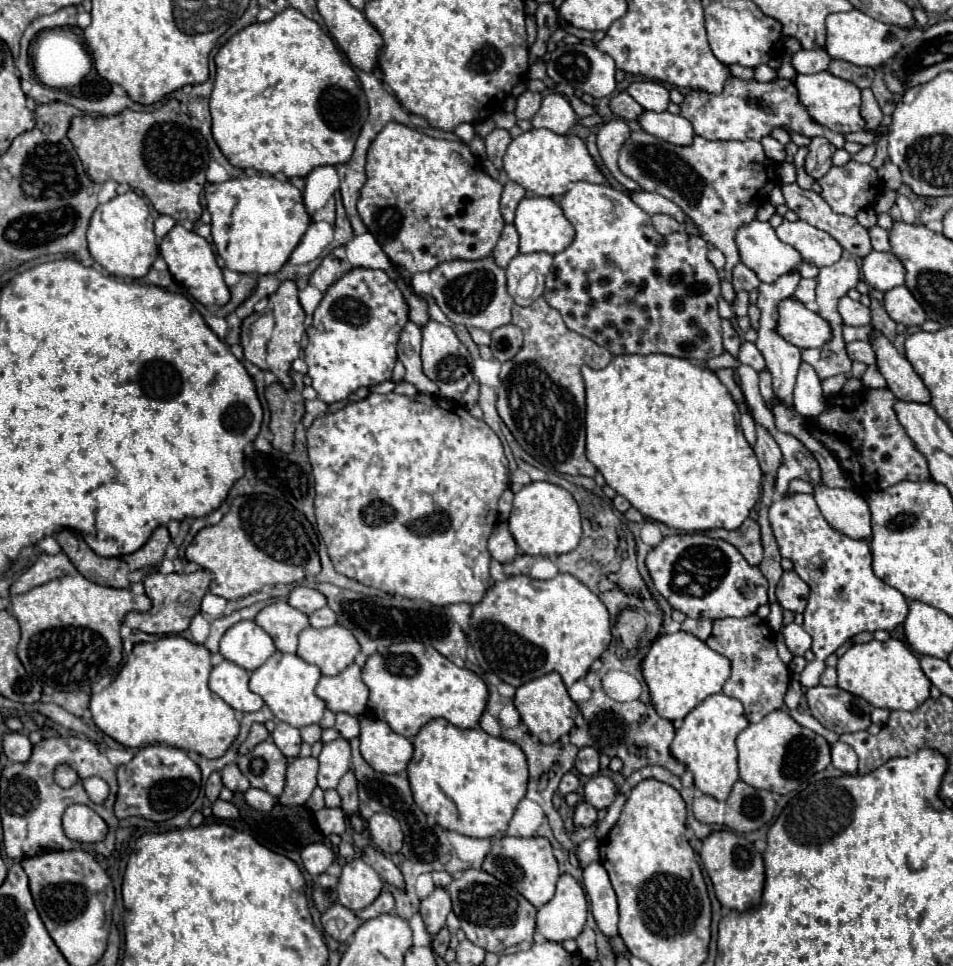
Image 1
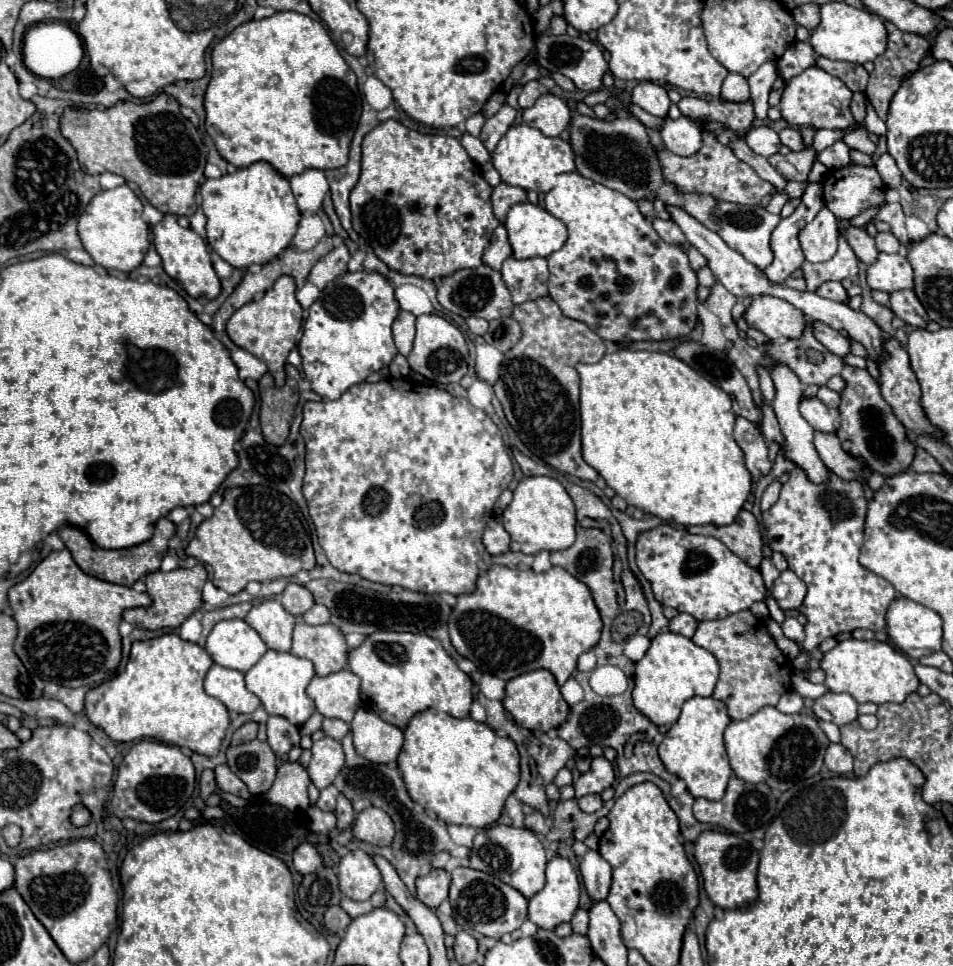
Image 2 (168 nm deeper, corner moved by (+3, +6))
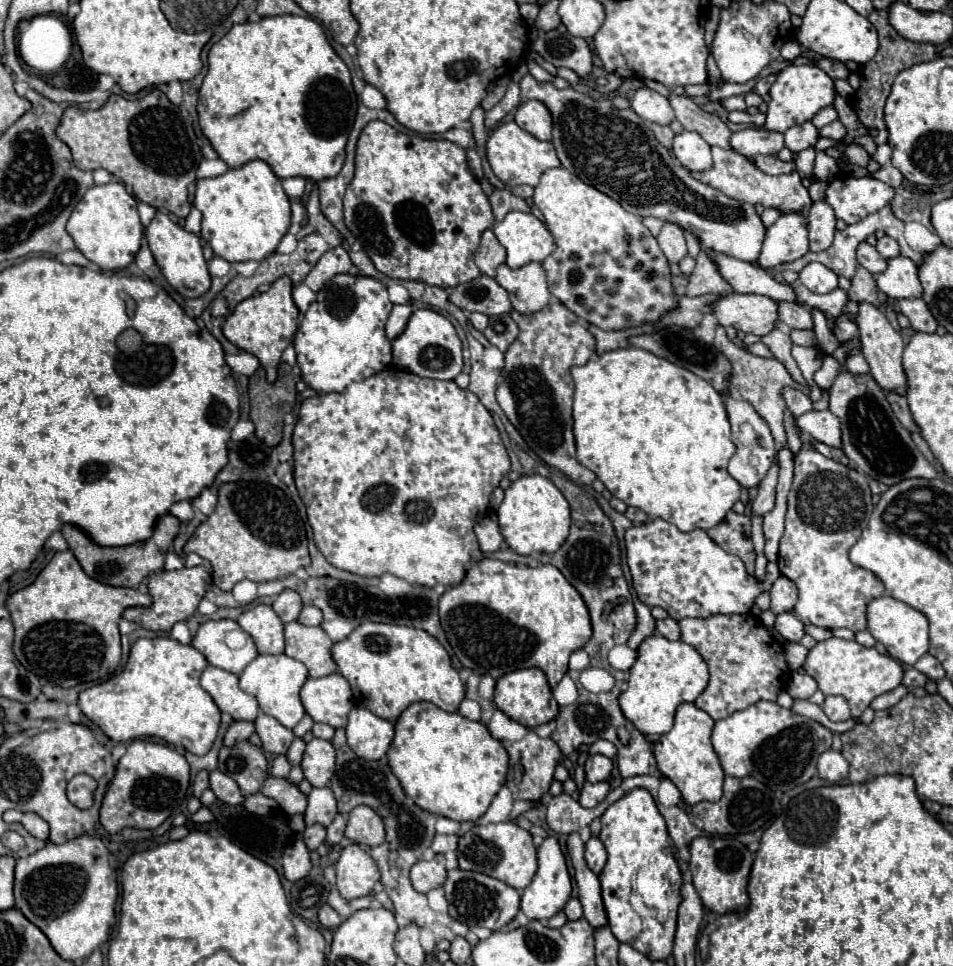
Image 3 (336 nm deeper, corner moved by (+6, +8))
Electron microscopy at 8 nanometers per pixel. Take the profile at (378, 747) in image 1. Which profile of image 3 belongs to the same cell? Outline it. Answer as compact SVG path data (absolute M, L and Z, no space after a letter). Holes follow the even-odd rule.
M355 706L349 712L347 744L359 758L379 760L389 750L393 736L395 728L389 720L383 720L361 706Z

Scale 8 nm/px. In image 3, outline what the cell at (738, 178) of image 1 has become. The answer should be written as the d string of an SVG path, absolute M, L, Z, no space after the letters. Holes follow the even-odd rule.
M713 146L713 166L703 172L691 172L691 176L707 186L717 188L725 196L733 200L747 200L749 204L761 204L761 206L773 206L779 208L781 212L803 212L807 214L811 208L811 198L807 188L801 184L801 176L797 172L793 174L781 174L781 176L771 176L761 170L757 170L745 156L733 152L733 150L723 150L719 146Z

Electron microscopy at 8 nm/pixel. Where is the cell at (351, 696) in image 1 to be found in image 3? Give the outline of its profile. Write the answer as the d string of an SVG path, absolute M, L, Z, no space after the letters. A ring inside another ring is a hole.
M329 674L323 678L307 678L307 682L301 688L301 702L305 706L305 712L315 720L315 722L325 722L333 728L345 728L347 726L347 716L349 710L353 708L353 694L349 682L341 674Z

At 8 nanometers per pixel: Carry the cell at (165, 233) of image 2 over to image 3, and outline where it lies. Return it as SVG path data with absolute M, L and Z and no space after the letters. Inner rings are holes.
M157 212L151 224L145 228L145 238L149 242L149 248L155 256L157 266L161 268L167 282L185 298L199 298L203 296L211 286L211 274L207 270L207 262L203 258L201 240L193 234L181 228L179 224L171 222L165 212Z

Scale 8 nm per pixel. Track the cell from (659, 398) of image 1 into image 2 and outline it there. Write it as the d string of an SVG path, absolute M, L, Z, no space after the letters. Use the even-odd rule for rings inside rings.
M610 348L604 354L604 358L596 364L576 364L576 370L580 374L580 420L582 420L582 456L586 464L590 464L598 474L606 480L606 484L622 496L628 504L654 514L662 518L664 522L674 522L680 526L696 526L696 524L714 524L714 526L728 526L740 512L742 504L746 502L752 486L750 472L744 468L744 456L740 452L740 446L736 444L732 432L734 432L734 412L730 396L716 388L712 382L708 382L704 376L700 376L694 368L688 368L682 360L678 360L672 354L664 352L646 352L646 350L628 350L628 348Z

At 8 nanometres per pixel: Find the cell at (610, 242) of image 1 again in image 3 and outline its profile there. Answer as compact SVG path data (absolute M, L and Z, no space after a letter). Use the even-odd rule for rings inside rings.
M549 168L535 188L533 204L543 212L545 226L557 242L555 252L541 262L547 272L549 292L573 314L601 330L625 330L647 322L657 322L663 314L677 308L669 260L661 254L655 236L651 236L651 232L643 226L641 218L629 214L617 200L601 194L593 186L587 186L565 168Z

